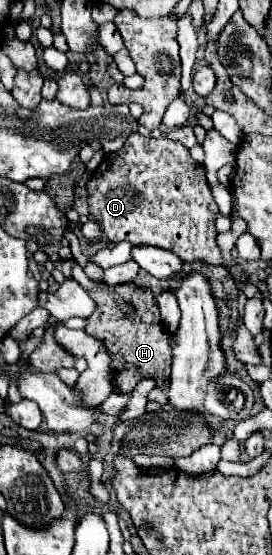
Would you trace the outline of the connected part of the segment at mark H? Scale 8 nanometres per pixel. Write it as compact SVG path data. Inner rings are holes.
M143 280L125 282L119 286L105 286L101 290L89 290L89 296L95 300L97 310L87 318L87 326L83 328L89 336L97 338L107 354L111 356L111 370L113 370L113 386L115 392L129 394L141 378L153 378L155 388L167 392L169 390L169 376L171 376L171 344L169 344L169 330L161 324L157 302ZM117 300L125 300L133 306L133 316L123 314L119 310Z

